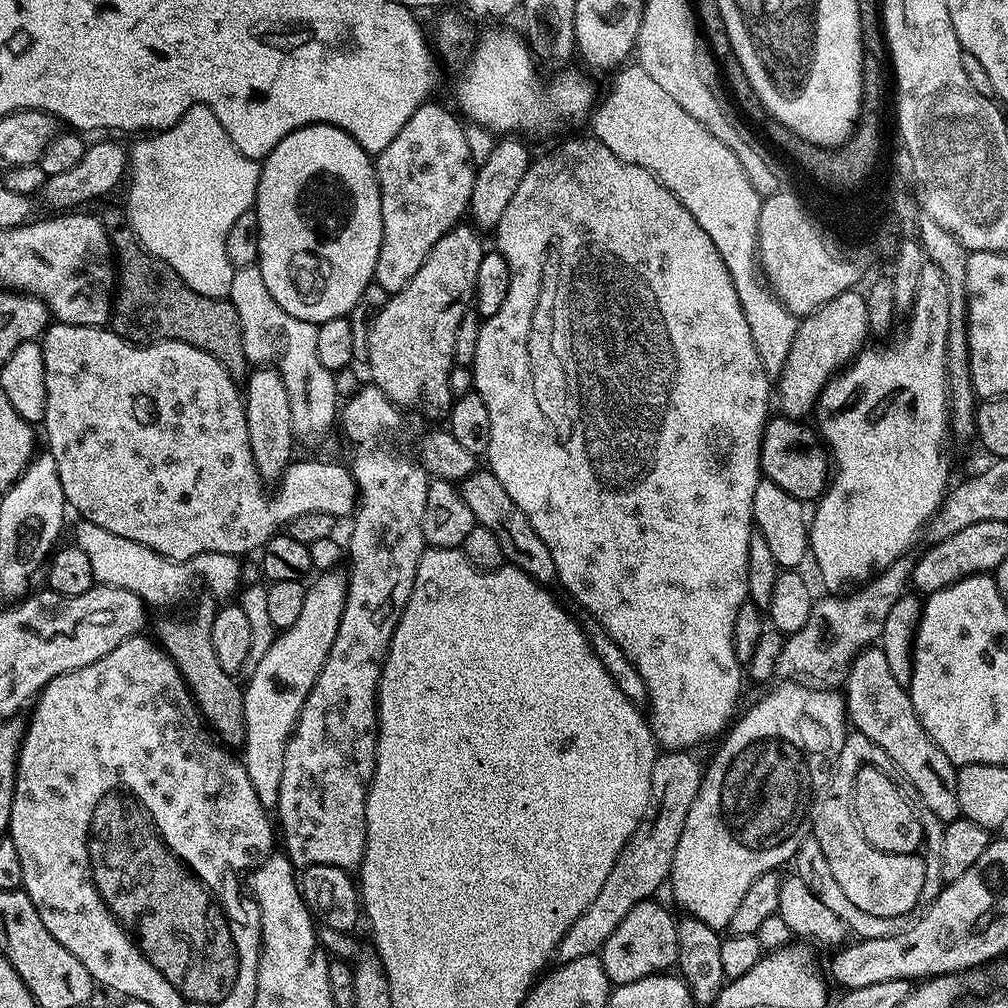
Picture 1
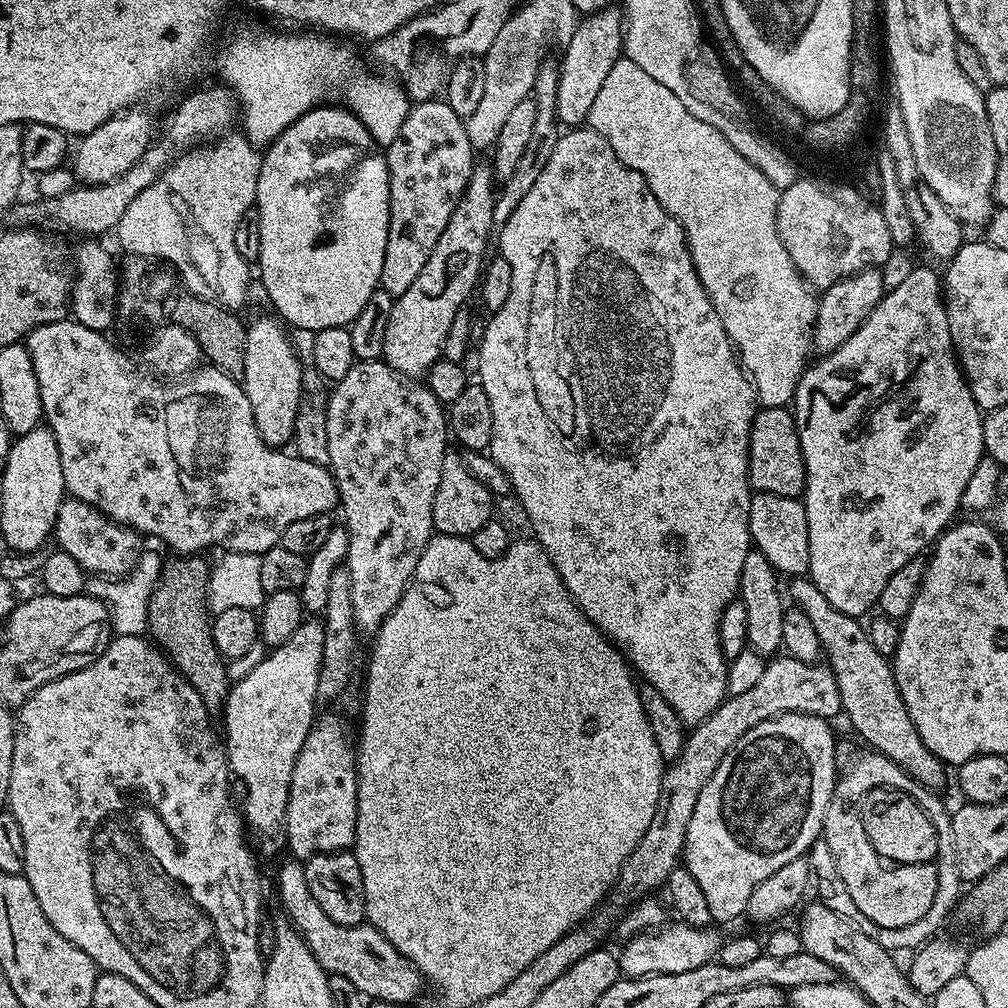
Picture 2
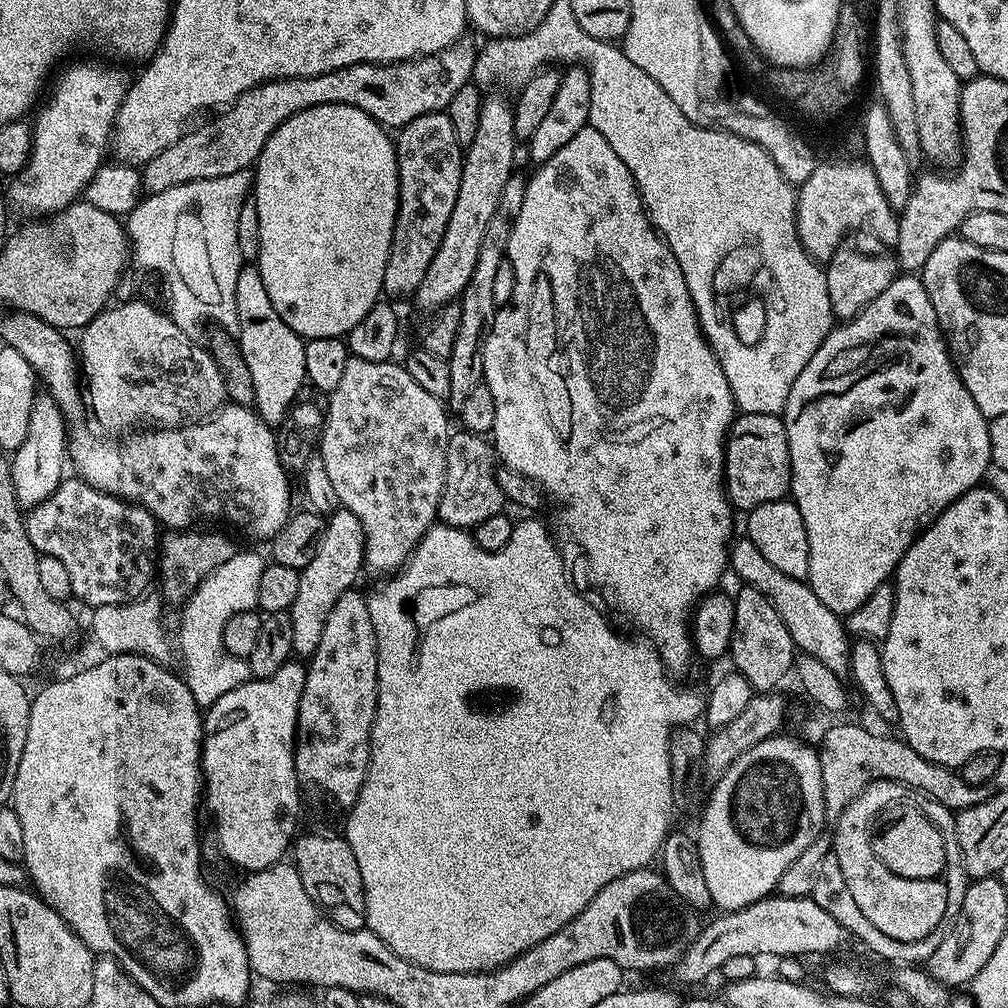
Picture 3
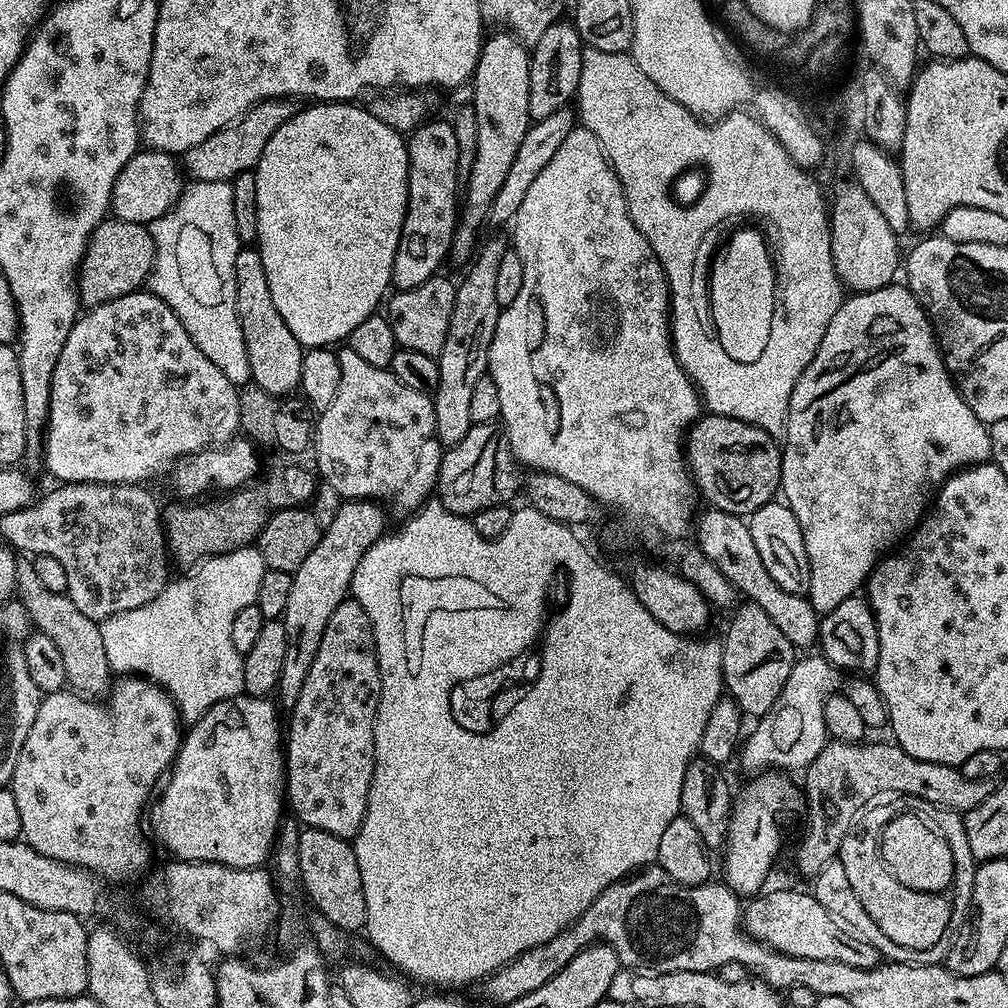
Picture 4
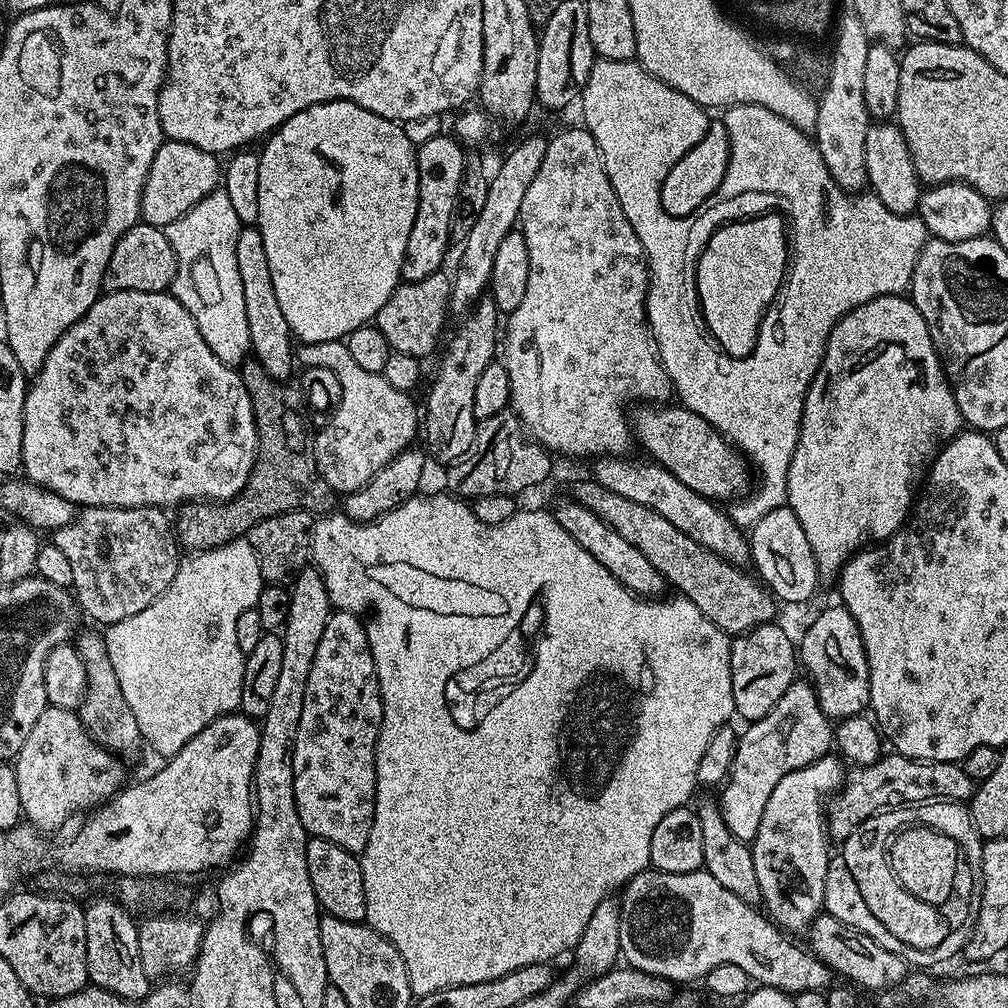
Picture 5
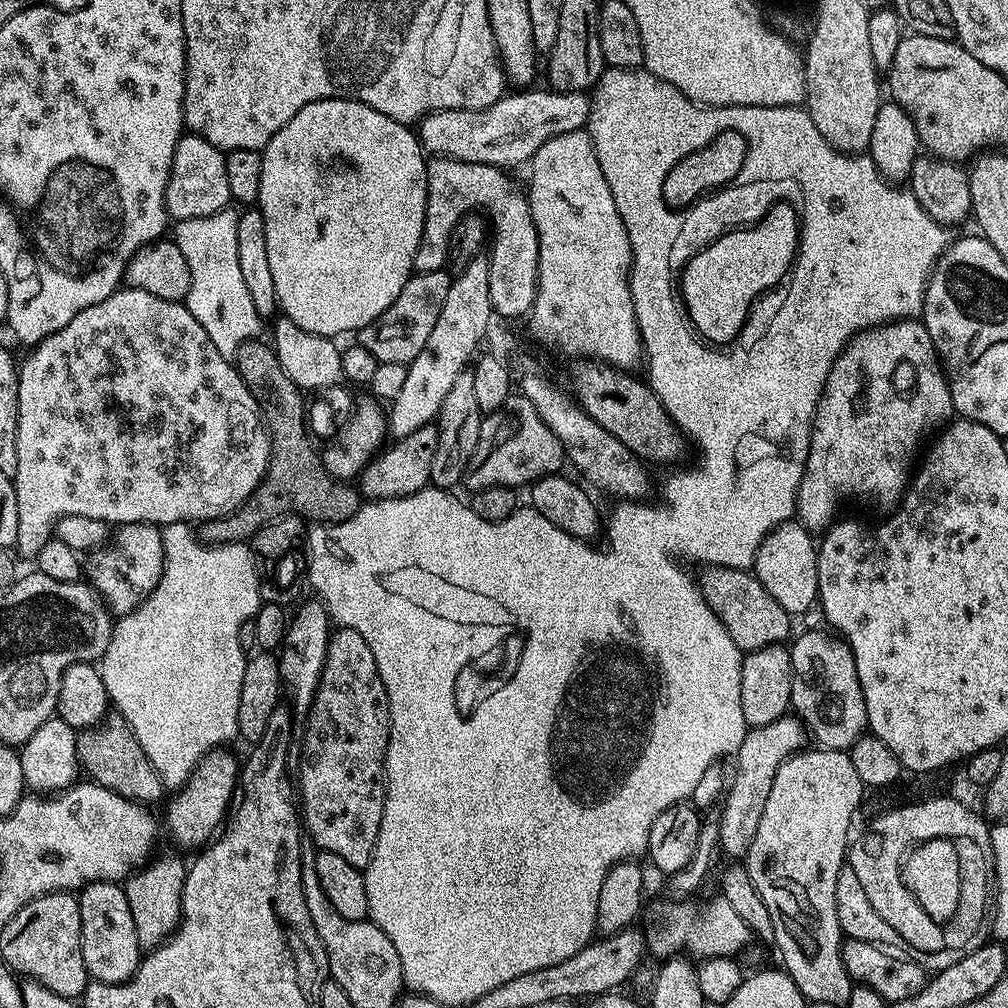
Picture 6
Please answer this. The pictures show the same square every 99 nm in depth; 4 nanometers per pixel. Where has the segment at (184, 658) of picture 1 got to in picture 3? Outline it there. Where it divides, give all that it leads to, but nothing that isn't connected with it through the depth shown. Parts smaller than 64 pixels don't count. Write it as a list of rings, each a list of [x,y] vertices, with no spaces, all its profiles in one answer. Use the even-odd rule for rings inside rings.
[[[168,530],[158,540],[159,595],[165,601],[184,602],[196,587],[214,574],[223,563],[230,562],[238,551],[238,545],[224,532],[196,532],[200,530]]]

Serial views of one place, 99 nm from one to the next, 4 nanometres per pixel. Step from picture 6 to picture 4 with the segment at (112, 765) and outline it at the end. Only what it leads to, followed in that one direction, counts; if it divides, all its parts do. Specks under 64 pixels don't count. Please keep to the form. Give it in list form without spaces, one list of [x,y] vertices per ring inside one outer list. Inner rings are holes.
[[[21,562],[18,566],[15,595],[18,603],[28,611],[28,619],[35,631],[46,634],[62,654],[62,666],[66,666],[66,684],[78,696],[100,698],[109,691],[114,680],[112,667],[106,662],[106,650],[102,643],[102,630],[95,620],[86,618],[78,610],[76,601],[62,592],[51,592],[42,586],[38,574],[34,574],[31,562]]]

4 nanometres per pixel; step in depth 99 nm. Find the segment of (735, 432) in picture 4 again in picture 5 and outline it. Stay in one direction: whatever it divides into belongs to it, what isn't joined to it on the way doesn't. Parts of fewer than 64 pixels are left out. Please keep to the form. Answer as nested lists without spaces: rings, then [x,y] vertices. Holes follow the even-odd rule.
[[[644,402],[631,409],[630,427],[635,443],[640,443],[652,455],[649,457],[661,464],[667,472],[674,474],[678,482],[690,486],[690,490],[702,494],[708,500],[736,502],[749,495],[754,476],[744,453],[718,429],[710,426],[706,418],[694,414],[689,408],[664,407],[668,406],[653,406]]]

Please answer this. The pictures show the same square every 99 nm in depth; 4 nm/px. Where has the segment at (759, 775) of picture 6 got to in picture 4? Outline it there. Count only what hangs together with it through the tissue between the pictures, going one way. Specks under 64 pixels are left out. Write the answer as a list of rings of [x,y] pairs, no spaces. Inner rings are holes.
[[[812,652],[801,655],[791,668],[786,685],[778,694],[778,699],[764,716],[757,719],[757,724],[749,736],[746,744],[743,743],[738,754],[738,760],[748,774],[758,774],[768,769],[804,770],[814,758],[820,754],[828,741],[823,716],[823,706],[828,698],[842,689],[845,696],[858,708],[860,717],[864,720],[867,729],[885,729],[888,722],[888,711],[881,698],[880,691],[875,683],[862,676],[851,677],[842,687],[843,673],[833,667],[822,654]]]

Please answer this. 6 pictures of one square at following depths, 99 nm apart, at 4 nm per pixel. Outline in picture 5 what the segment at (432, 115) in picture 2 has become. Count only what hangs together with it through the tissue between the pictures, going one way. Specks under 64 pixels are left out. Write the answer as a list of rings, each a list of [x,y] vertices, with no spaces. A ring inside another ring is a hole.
[[[432,136],[429,140],[419,141],[416,150],[420,171],[418,214],[410,230],[410,239],[406,242],[406,254],[402,258],[400,274],[404,280],[421,280],[441,271],[443,267],[448,249],[448,226],[455,212],[457,192],[464,177],[465,154],[460,141],[448,136]]]

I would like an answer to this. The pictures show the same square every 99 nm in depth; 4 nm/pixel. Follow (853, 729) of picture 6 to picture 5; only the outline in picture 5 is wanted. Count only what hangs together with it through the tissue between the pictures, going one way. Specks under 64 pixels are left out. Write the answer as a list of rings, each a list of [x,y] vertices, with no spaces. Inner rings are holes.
[[[835,607],[824,608],[813,618],[804,637],[798,640],[798,660],[816,689],[819,711],[824,712],[829,721],[839,722],[859,716],[869,707],[870,666],[858,622],[848,608]]]

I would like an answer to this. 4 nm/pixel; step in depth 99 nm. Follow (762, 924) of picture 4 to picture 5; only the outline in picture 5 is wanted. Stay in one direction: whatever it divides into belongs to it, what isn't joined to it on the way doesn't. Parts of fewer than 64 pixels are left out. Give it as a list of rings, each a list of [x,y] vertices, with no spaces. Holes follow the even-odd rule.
[[[821,914],[807,929],[807,947],[813,956],[817,956],[837,977],[845,976],[849,985],[857,989],[869,988],[875,994],[892,990],[910,975],[910,966],[898,954],[890,954],[883,946],[878,946],[874,938],[866,938],[858,930],[838,922],[838,918]],[[857,984],[857,985],[856,985]],[[860,987],[860,988],[859,988]]]

